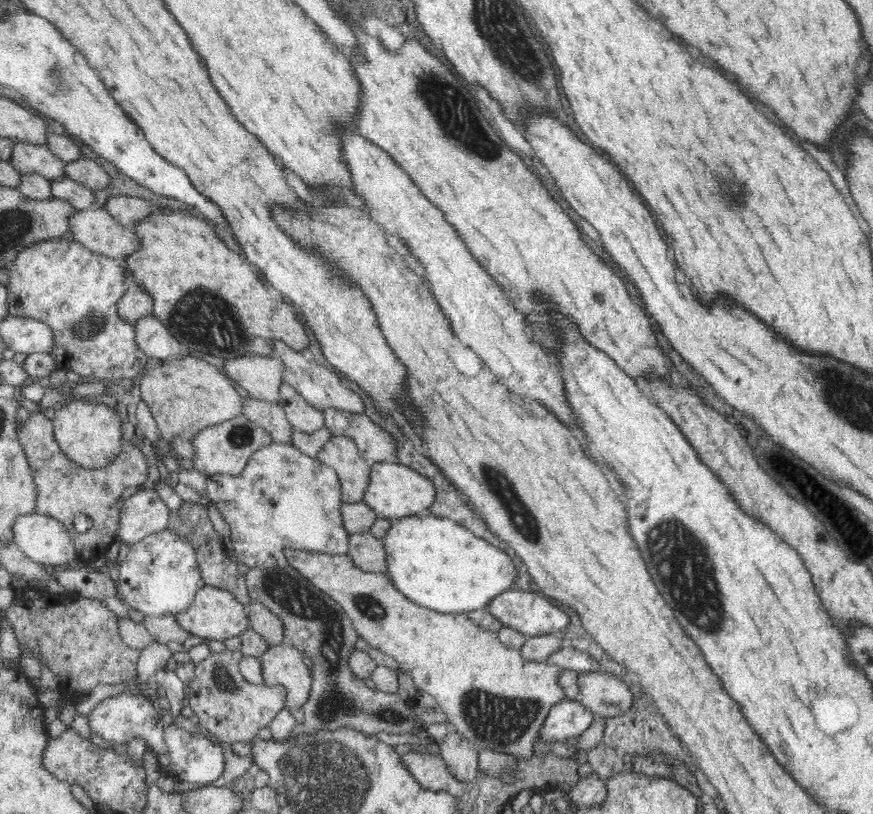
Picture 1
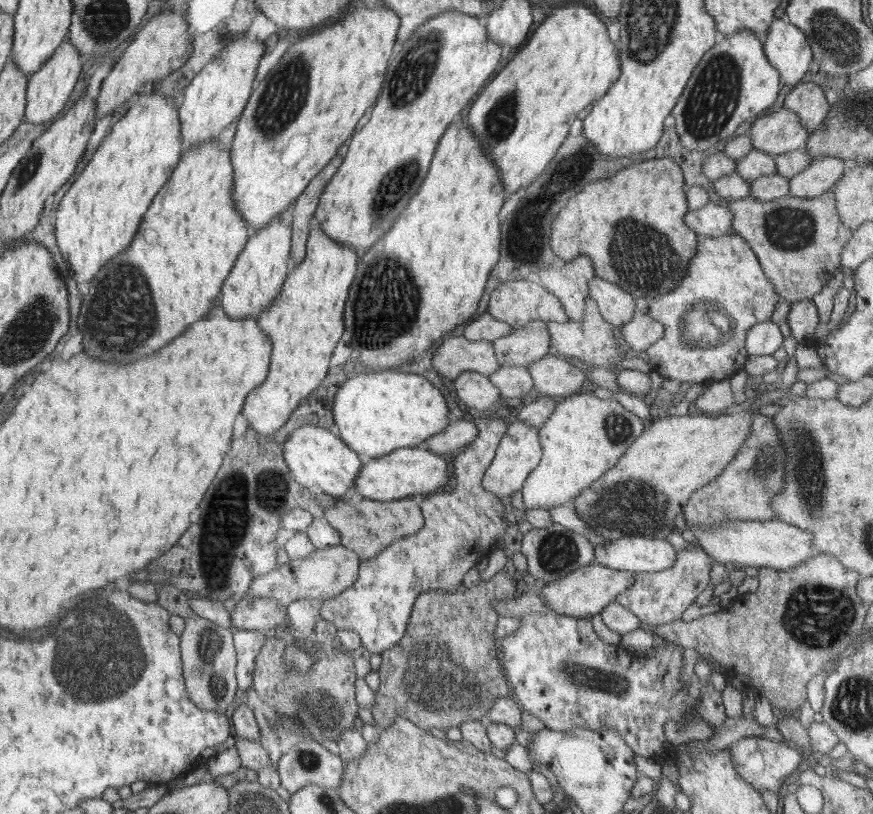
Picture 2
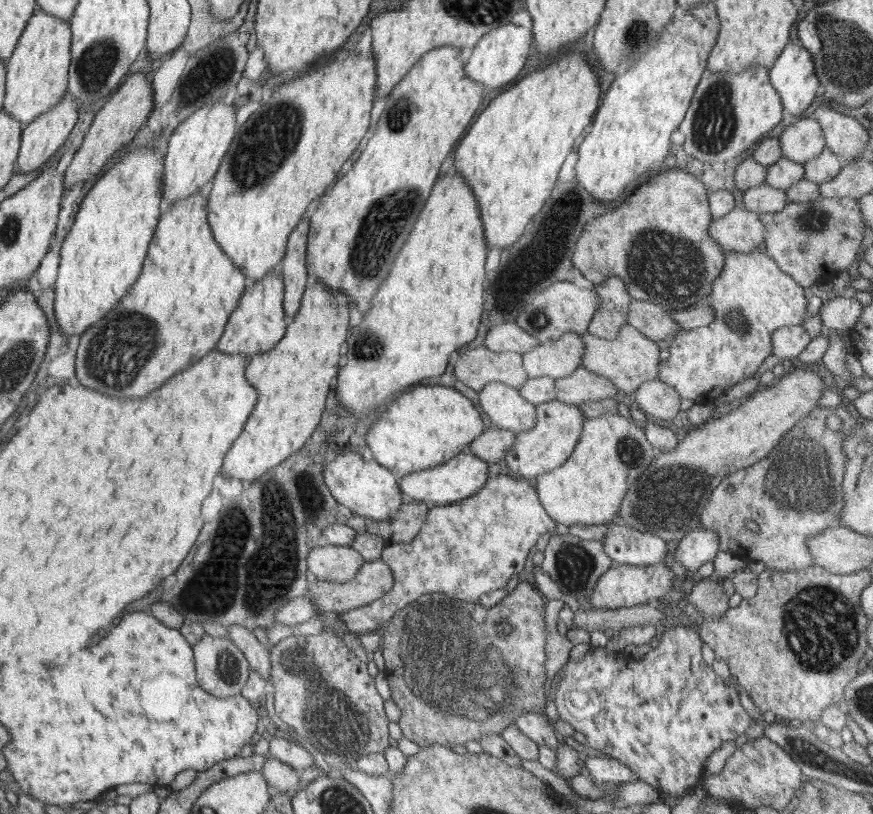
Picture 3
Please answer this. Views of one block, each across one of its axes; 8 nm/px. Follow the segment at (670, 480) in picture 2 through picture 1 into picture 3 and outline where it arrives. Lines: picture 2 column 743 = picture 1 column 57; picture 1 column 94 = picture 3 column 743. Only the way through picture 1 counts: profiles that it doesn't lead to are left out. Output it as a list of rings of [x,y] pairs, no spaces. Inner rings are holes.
[[[815,366],[796,368],[794,372],[774,381],[767,389],[754,392],[729,414],[718,419],[712,418],[689,430],[676,448],[658,451],[650,470],[680,464],[700,468],[714,478],[725,478],[730,473],[751,467],[767,457],[795,424],[815,410],[824,389],[826,382]]]

